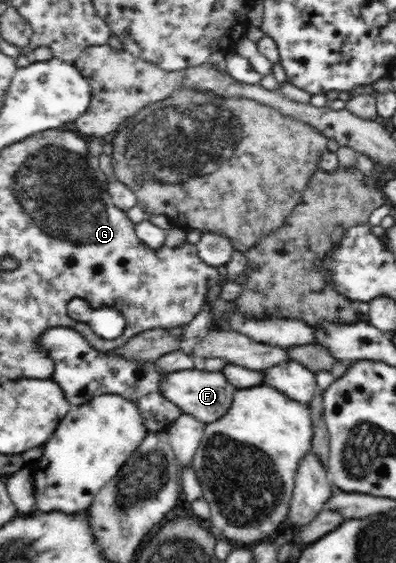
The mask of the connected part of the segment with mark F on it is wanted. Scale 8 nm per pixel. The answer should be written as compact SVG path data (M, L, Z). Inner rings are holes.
M193 368L169 375L165 374L159 385L159 390L170 402L178 405L183 414L192 415L204 424L210 424L214 420L221 419L229 411L234 393L238 388L227 381L223 371L213 372L207 371L207 369L199 371Z

